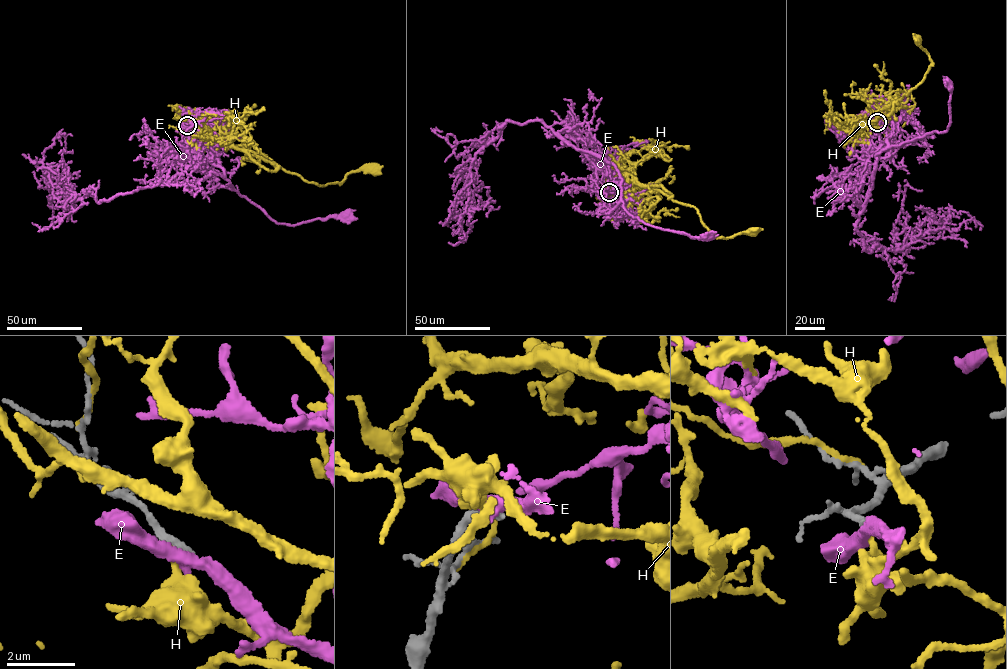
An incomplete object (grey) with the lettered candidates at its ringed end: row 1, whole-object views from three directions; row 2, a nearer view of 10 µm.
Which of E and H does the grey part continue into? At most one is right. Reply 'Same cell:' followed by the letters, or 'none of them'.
Same cell: none of them

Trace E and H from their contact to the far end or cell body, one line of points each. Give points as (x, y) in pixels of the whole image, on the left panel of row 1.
E: (187, 125), (198, 132), (213, 162), (224, 170), (234, 190), (275, 222), (294, 225), (346, 216)
H: (186, 125), (192, 128), (197, 119), (221, 142), (252, 150), (318, 186), (338, 183), (349, 172), (371, 167)

